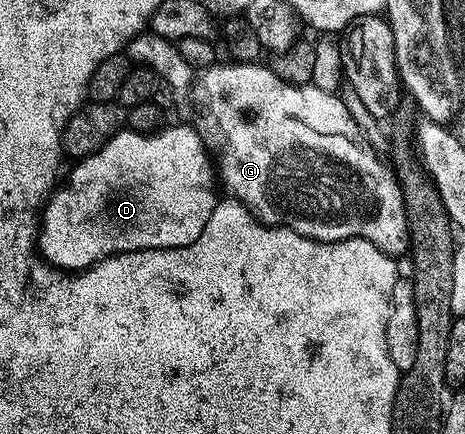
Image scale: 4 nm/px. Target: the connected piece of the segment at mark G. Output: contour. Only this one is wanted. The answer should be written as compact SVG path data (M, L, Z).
M145 30L139 32L126 49L126 55L133 65L143 66L151 69L157 77L168 83L172 96L176 99L176 108L180 111L179 119L183 123L195 128L196 133L202 138L205 148L214 157L215 167L218 169L218 180L221 185L229 188L231 195L240 203L245 204L256 217L263 220L269 226L283 226L294 230L299 236L309 236L311 240L321 240L329 244L335 240L353 240L354 237L374 242L378 250L393 258L400 258L400 255L409 251L408 223L406 222L406 210L404 209L404 195L400 189L400 183L390 168L386 168L379 160L377 149L372 147L365 136L360 133L360 127L350 118L350 110L341 102L339 95L323 92L312 83L304 85L293 85L290 82L278 78L272 72L271 67L263 63L237 64L235 62L217 62L209 68L191 68L182 58L179 47L173 41L159 36L157 32Z

